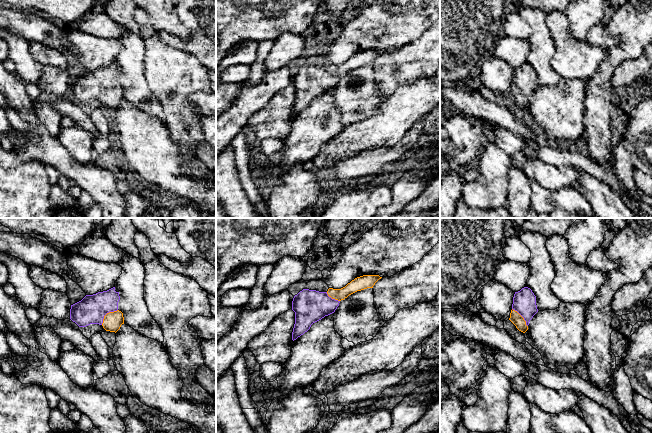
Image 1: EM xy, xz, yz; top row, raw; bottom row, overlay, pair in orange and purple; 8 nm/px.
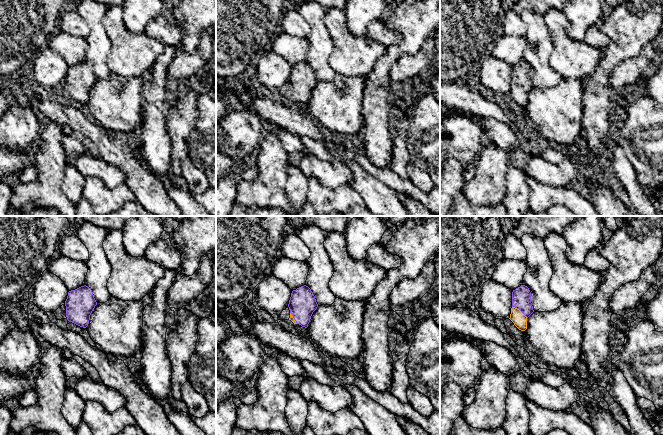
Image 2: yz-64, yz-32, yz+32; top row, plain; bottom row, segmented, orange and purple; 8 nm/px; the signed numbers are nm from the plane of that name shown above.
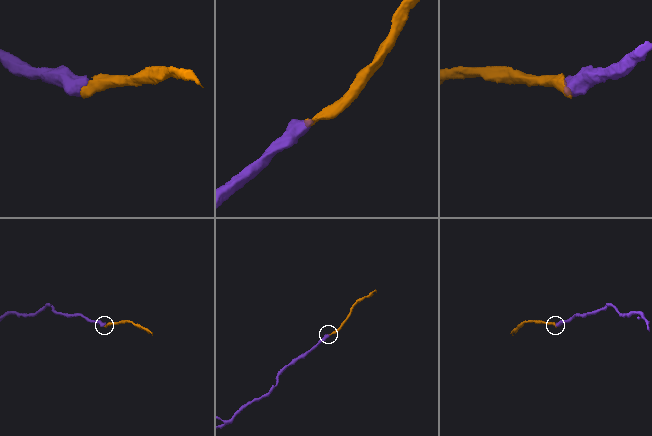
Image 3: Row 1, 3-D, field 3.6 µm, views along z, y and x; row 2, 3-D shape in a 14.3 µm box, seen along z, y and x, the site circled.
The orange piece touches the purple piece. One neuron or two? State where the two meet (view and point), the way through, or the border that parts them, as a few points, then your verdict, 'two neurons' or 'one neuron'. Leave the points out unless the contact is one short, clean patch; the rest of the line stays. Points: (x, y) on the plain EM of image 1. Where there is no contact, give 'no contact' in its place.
meets orange in xy at (106, 90); runs through xy (112, 97), (106, 90), (101, 85), (91, 85); one neuron

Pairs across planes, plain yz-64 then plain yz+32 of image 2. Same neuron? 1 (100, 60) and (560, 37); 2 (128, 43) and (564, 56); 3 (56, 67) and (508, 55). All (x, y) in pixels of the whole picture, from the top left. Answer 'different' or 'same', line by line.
1: different
2: same
3: different

